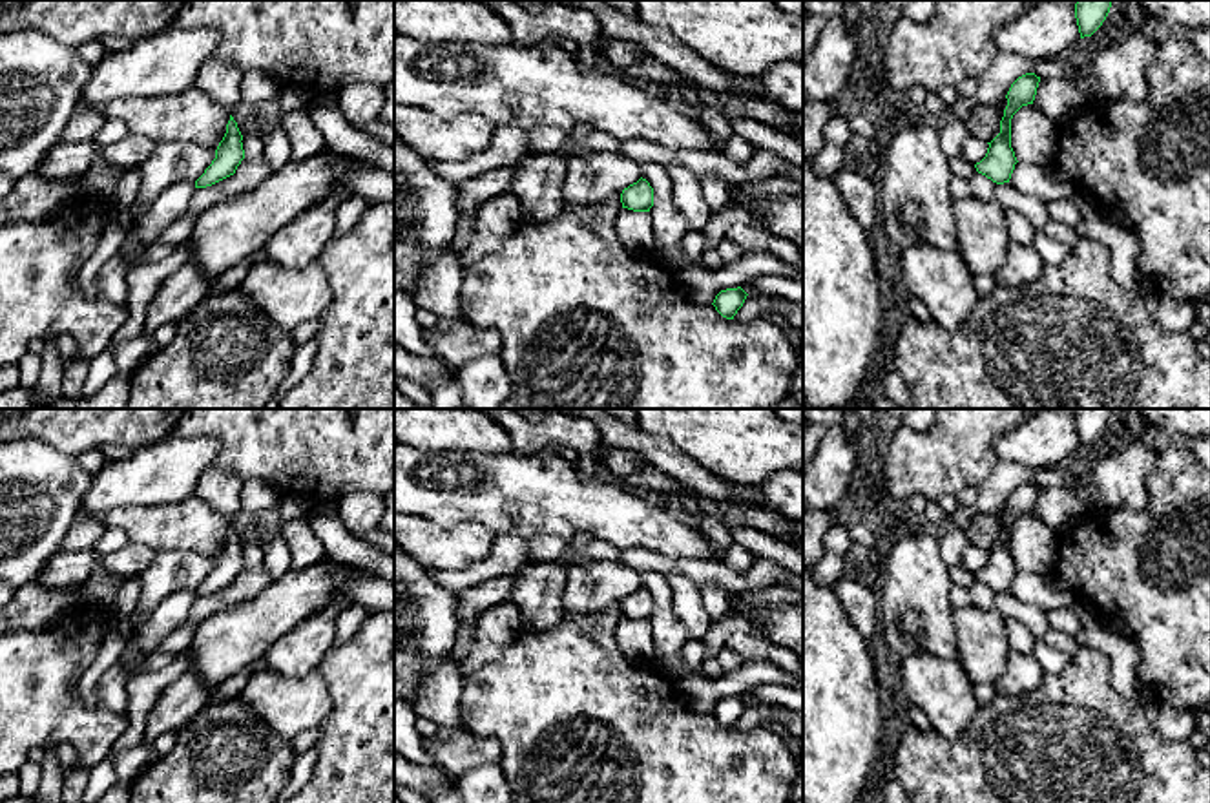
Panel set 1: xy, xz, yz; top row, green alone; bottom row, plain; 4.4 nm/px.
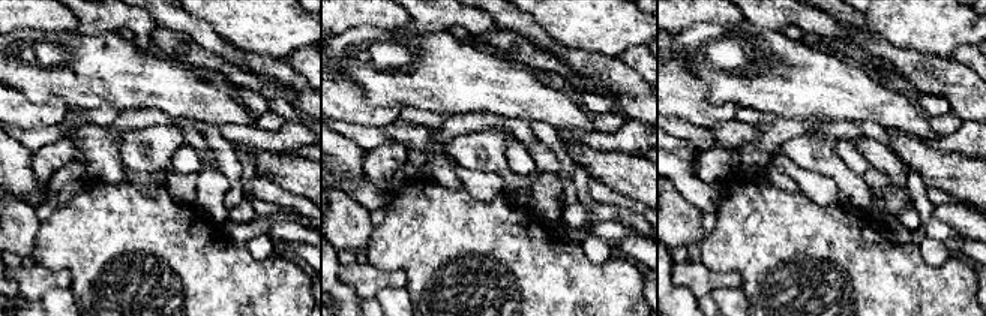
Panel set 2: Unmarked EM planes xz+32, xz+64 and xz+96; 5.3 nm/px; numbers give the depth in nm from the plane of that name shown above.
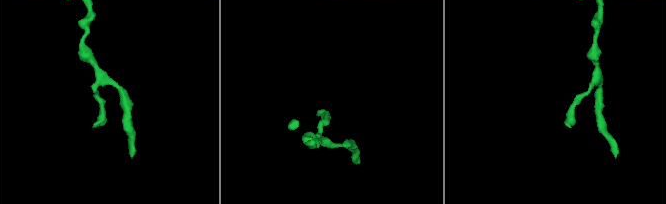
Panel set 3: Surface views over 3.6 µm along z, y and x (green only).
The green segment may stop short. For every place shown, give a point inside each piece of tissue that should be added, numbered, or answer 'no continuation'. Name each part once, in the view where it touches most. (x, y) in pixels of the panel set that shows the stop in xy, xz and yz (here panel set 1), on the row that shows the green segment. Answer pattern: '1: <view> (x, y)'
no continuation

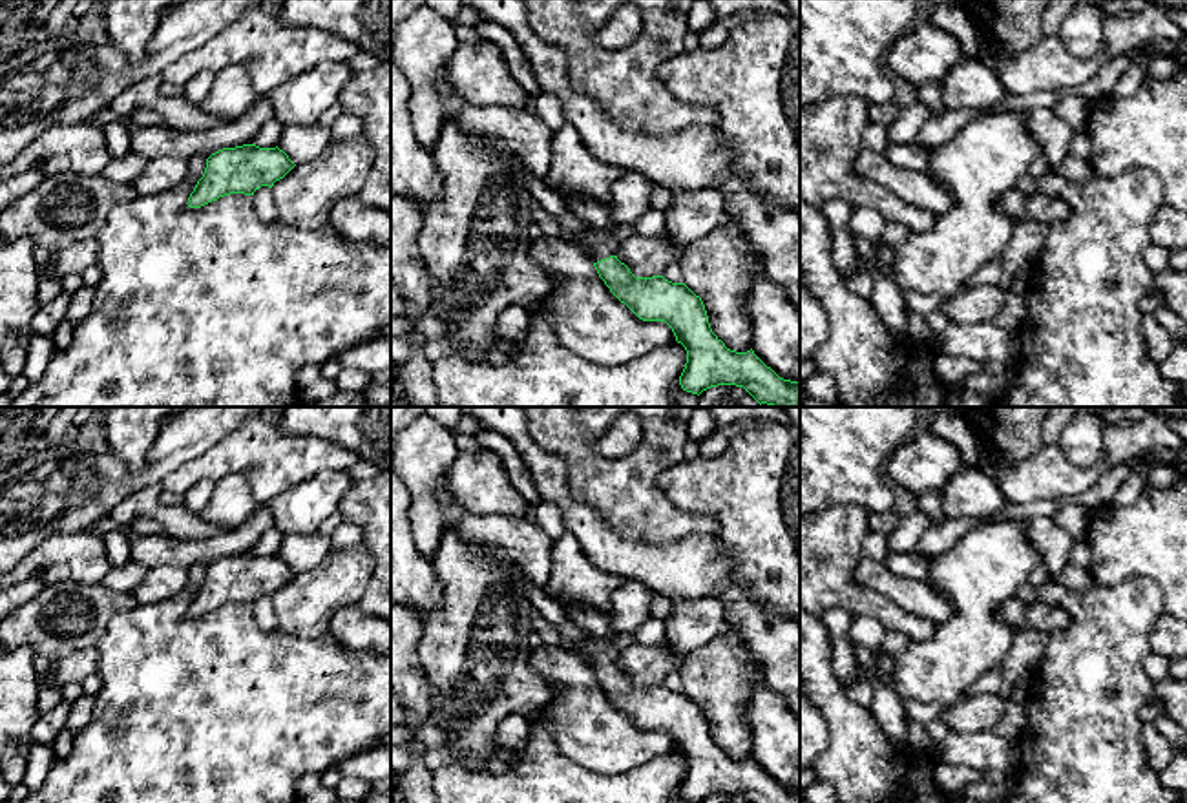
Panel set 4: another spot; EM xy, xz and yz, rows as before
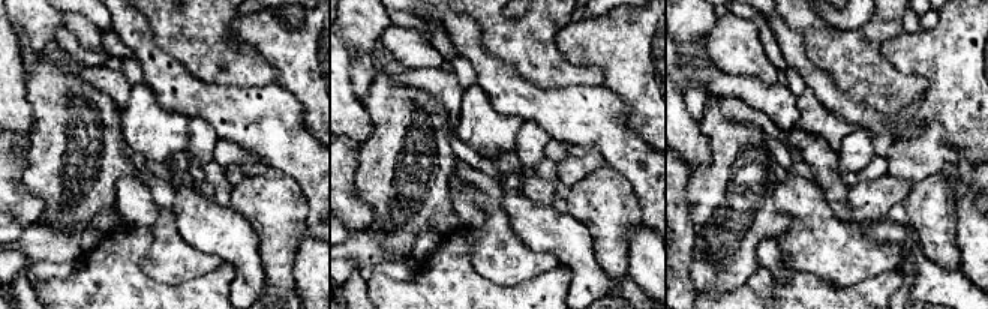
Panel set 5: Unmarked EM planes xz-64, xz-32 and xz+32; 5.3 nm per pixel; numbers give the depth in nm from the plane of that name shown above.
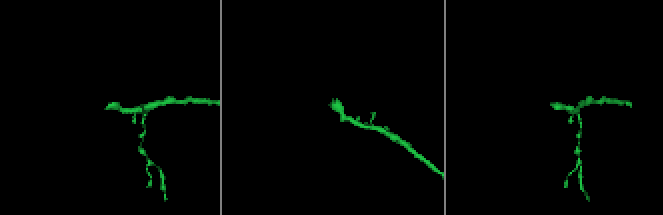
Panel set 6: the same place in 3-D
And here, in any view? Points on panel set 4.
1: xz (598, 229)

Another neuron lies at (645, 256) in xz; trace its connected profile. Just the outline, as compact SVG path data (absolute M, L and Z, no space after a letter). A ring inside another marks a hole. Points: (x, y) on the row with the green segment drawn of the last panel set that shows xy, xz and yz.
M630 235L621 241L617 259L625 263L636 277L661 276L670 263L678 263L681 245L665 235Z

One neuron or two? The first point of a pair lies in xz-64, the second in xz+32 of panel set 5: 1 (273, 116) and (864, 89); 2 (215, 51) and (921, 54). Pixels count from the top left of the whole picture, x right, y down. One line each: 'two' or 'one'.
1: two
2: two

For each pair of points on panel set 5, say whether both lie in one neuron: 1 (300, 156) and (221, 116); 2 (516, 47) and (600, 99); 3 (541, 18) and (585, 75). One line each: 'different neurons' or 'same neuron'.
1: same neuron
2: different neurons
3: same neuron

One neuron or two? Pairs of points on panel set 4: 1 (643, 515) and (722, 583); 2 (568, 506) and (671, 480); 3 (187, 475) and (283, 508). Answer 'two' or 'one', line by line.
1: two
2: two
3: two

